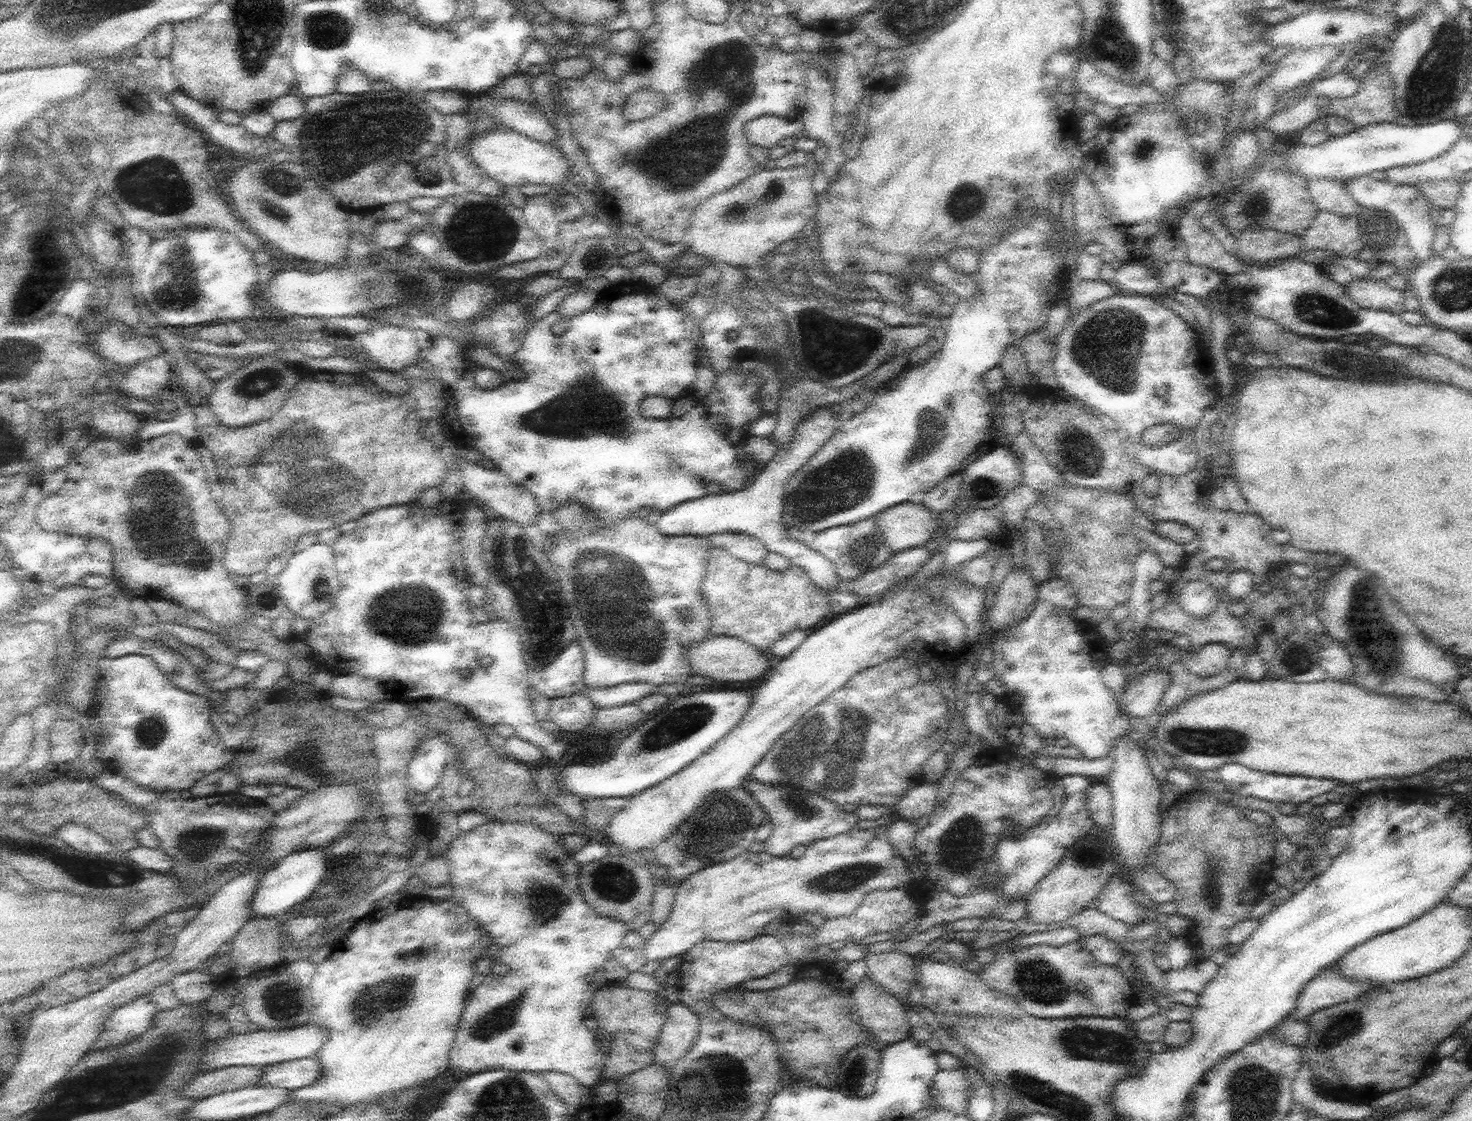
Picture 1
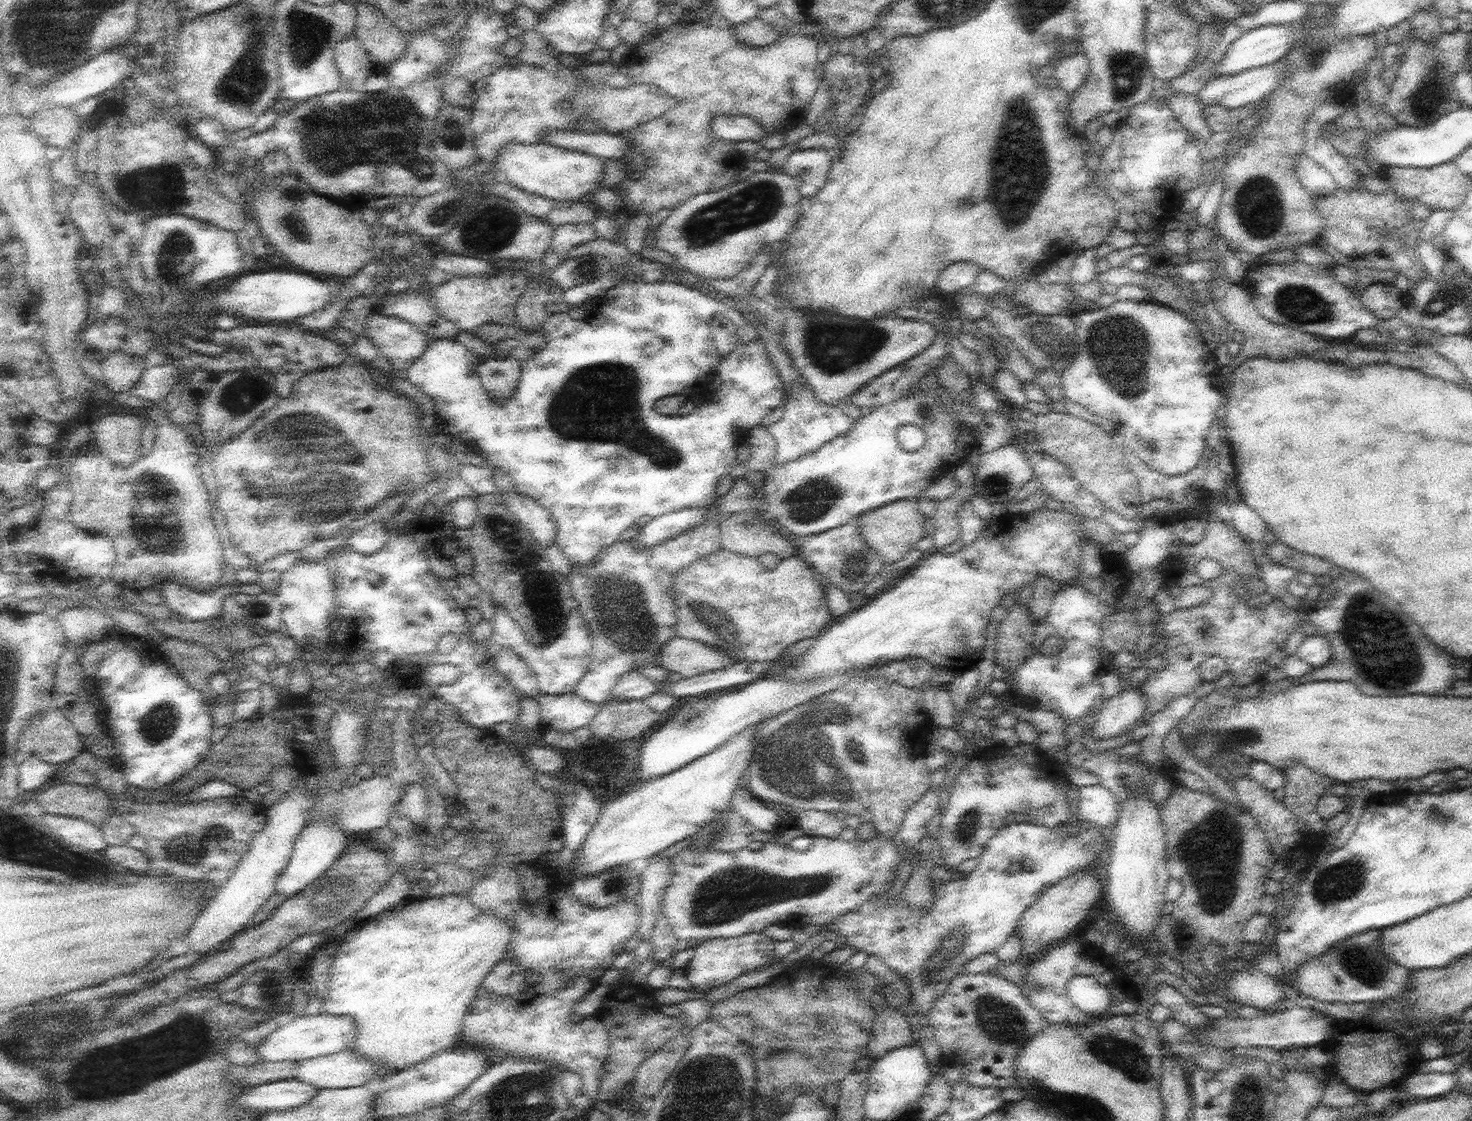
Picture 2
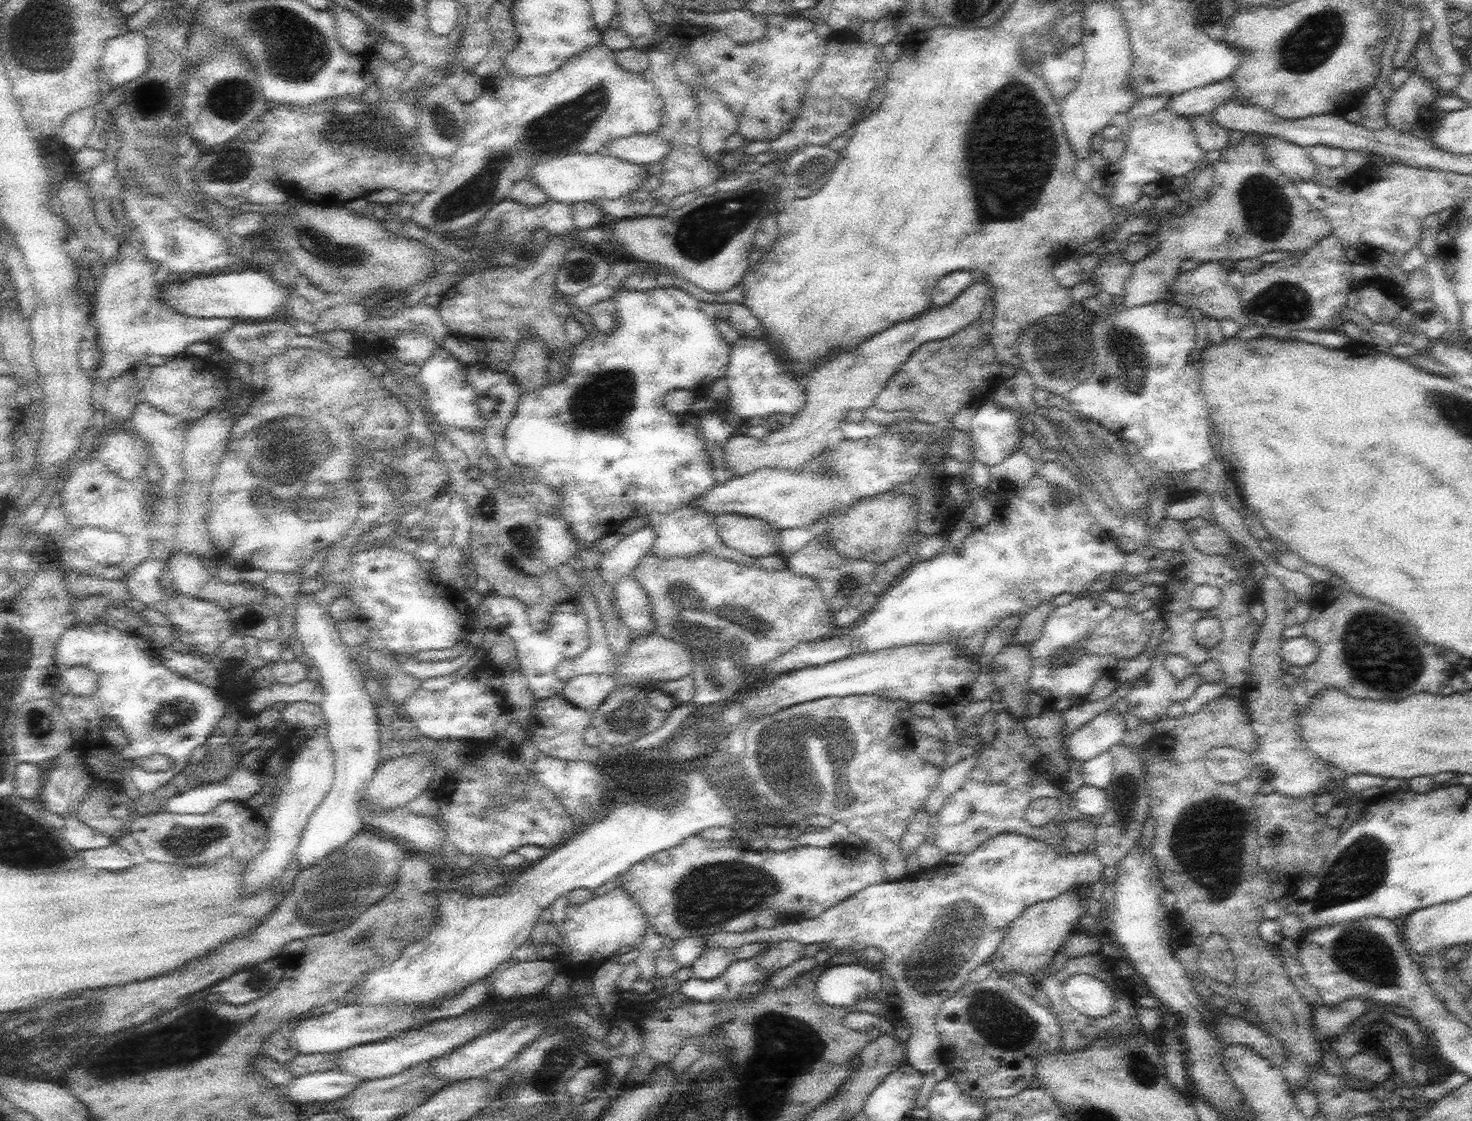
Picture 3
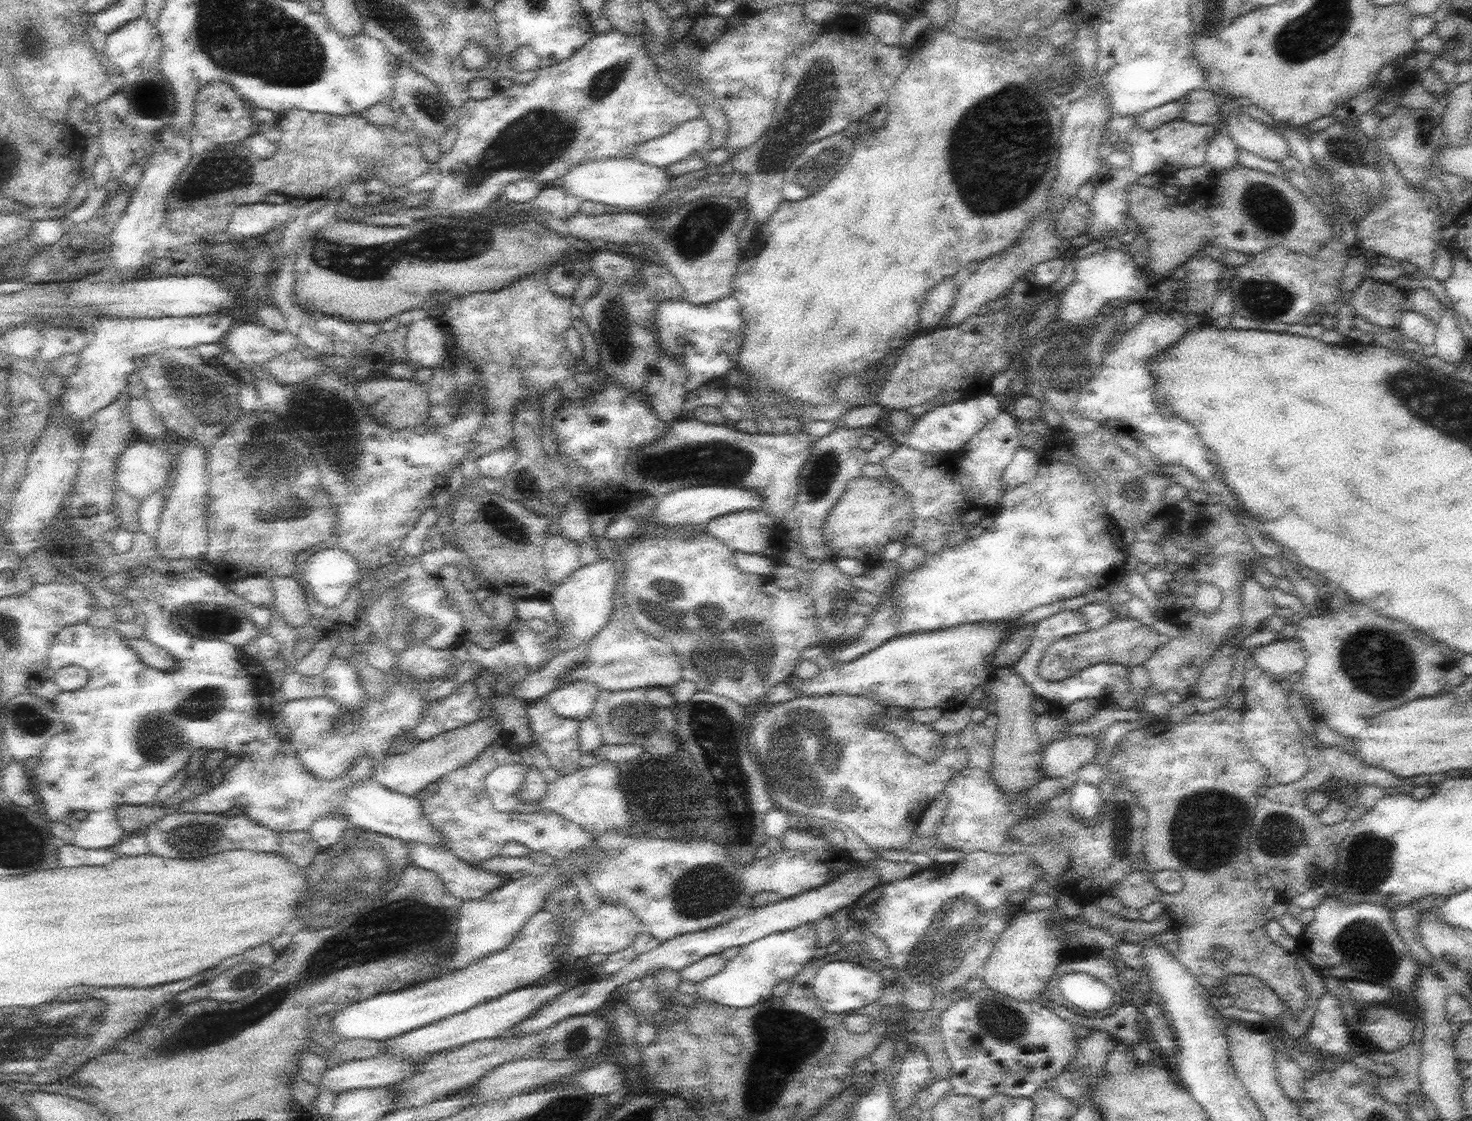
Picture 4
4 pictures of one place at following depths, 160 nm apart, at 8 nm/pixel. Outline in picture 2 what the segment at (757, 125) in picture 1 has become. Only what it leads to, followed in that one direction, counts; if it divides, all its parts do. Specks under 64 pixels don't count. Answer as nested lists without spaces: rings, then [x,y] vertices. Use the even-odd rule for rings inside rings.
[[[732,115],[716,116],[710,124],[710,130],[715,134],[717,140],[736,143],[745,140],[755,140],[760,143],[761,140],[772,135],[772,132],[762,128],[752,118],[734,118]]]

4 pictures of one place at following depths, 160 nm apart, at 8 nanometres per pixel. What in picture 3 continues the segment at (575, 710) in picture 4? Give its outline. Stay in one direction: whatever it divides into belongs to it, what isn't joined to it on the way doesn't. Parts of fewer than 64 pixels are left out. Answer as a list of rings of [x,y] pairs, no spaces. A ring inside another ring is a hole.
[[[588,673],[571,678],[563,688],[563,695],[572,706],[594,712],[617,686],[612,674]]]

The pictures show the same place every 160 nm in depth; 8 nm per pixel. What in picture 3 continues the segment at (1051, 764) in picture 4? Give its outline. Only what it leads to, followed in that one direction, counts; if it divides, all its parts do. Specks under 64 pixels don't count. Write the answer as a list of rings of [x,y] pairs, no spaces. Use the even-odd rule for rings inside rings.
[[[1113,707],[1076,730],[1065,744],[1065,754],[1086,762],[1119,744],[1126,731],[1124,715],[1114,712]]]

